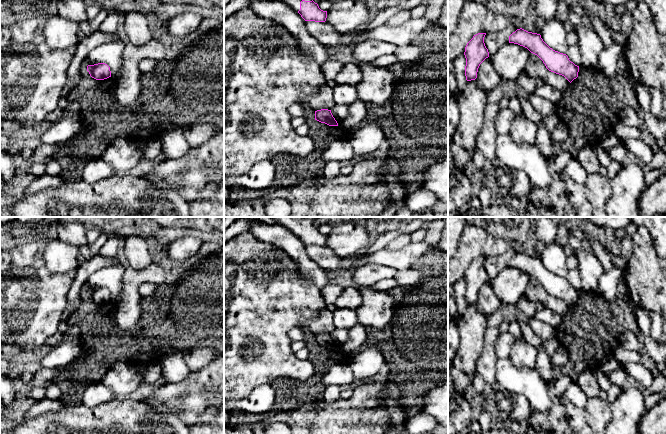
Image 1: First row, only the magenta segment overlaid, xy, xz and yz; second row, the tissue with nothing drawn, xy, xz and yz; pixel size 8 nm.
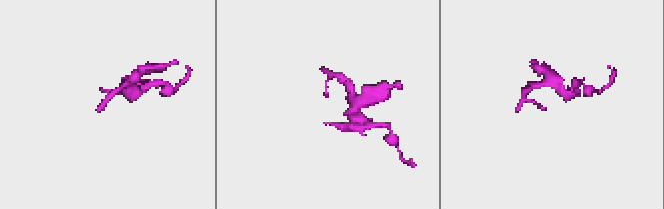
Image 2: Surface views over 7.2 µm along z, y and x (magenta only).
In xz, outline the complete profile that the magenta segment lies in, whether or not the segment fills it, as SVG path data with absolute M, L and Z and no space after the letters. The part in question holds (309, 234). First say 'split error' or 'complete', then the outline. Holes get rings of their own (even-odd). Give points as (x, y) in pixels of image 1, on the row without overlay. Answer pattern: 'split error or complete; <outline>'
split error; M275 217L276 223L286 226L296 234L305 245L325 246L327 235L319 232L313 225L317 217Z

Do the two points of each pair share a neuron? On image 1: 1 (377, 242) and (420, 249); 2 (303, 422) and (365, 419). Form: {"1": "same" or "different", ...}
{"1": "different", "2": "same"}

